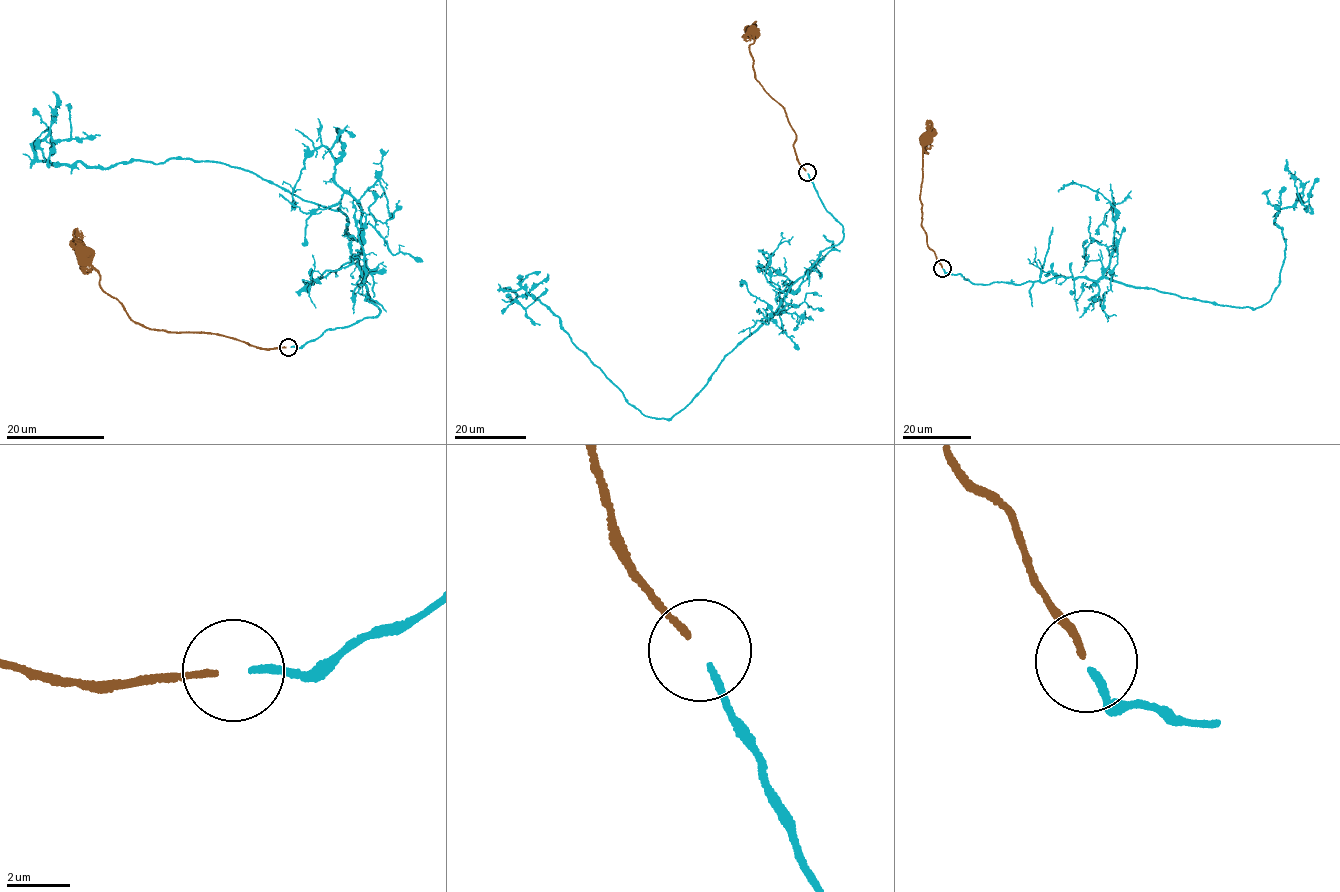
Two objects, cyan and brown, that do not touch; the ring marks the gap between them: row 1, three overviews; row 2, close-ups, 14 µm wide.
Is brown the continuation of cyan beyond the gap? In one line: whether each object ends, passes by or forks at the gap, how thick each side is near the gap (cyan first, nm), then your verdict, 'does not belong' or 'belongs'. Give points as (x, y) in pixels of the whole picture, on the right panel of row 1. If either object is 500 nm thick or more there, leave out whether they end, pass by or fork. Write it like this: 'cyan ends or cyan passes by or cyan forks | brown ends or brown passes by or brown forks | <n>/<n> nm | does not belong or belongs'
cyan ends | brown ends | 220/200 nm | belongs

